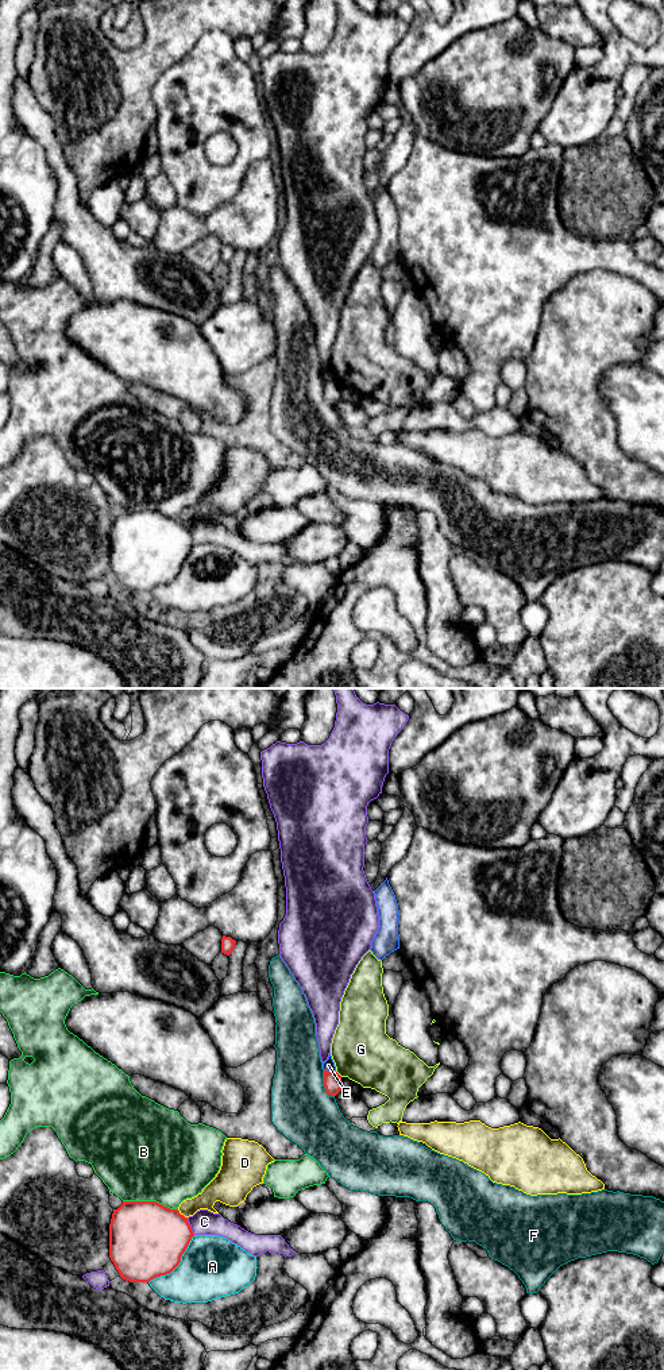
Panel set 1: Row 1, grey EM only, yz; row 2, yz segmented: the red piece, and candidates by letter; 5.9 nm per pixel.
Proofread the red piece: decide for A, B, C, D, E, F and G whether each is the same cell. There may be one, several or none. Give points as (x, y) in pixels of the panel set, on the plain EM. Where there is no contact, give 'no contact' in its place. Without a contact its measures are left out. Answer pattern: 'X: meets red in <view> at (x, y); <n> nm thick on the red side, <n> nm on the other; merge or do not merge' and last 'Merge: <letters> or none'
A: meets red in yz at (177, 574); 440 nm thick on the red side, 380 nm on the other; do not merge
B: meets red in yz at (150, 510); 440 nm thick on the red side, 500 nm on the other; do not merge
C: meets red in yz at (189, 535); 420 nm thick on the red side, 150 nm on the other; do not merge
D: meets red in yz at (182, 524); 440 nm thick on the red side, 130 nm on the other; do not merge
E: meets red in yz at (329, 381); 110 nm thick on the red side, 70 nm on the other; do not merge
F: meets red in yz at (324, 394); 110 nm thick on the red side, 360 nm on the other; do not merge
G: meets red in yz at (338, 382); 110 nm thick on the red side, 360 nm on the other; do not merge
Merge: none

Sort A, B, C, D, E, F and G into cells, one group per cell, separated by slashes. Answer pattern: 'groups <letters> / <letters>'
groups A / B / C / D / E / F / G

